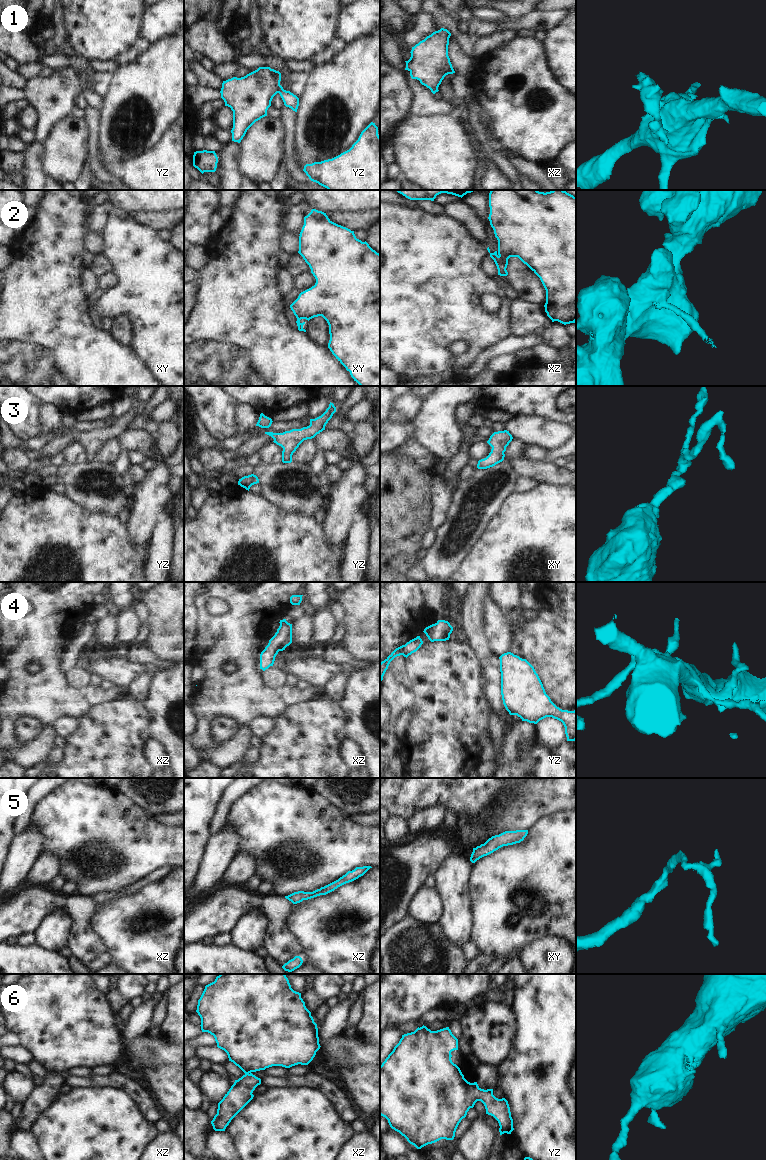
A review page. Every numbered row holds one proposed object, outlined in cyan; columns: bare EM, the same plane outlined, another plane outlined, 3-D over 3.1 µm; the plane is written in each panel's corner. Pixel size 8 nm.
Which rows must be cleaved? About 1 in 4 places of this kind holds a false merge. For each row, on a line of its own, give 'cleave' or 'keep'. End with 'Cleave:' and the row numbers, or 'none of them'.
1: cleave
2: cleave
3: keep
4: keep
5: keep
6: keep
Cleave: 1, 2

